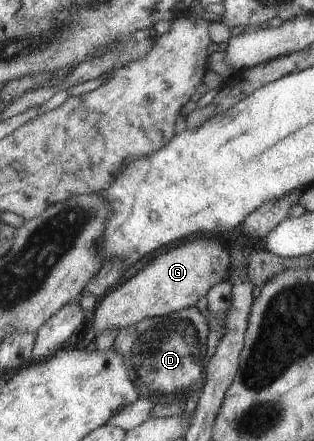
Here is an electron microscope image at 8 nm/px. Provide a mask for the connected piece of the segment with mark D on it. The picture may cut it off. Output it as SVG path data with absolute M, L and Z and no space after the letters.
M195 306L173 312L169 318L165 318L155 328L151 328L151 320L147 318L147 320L140 321L139 324L120 330L113 349L120 351L128 359L131 381L137 386L140 397L149 398L158 405L171 405L185 403L197 390L204 389L207 378L204 369L205 352L203 348L207 346L209 321Z

